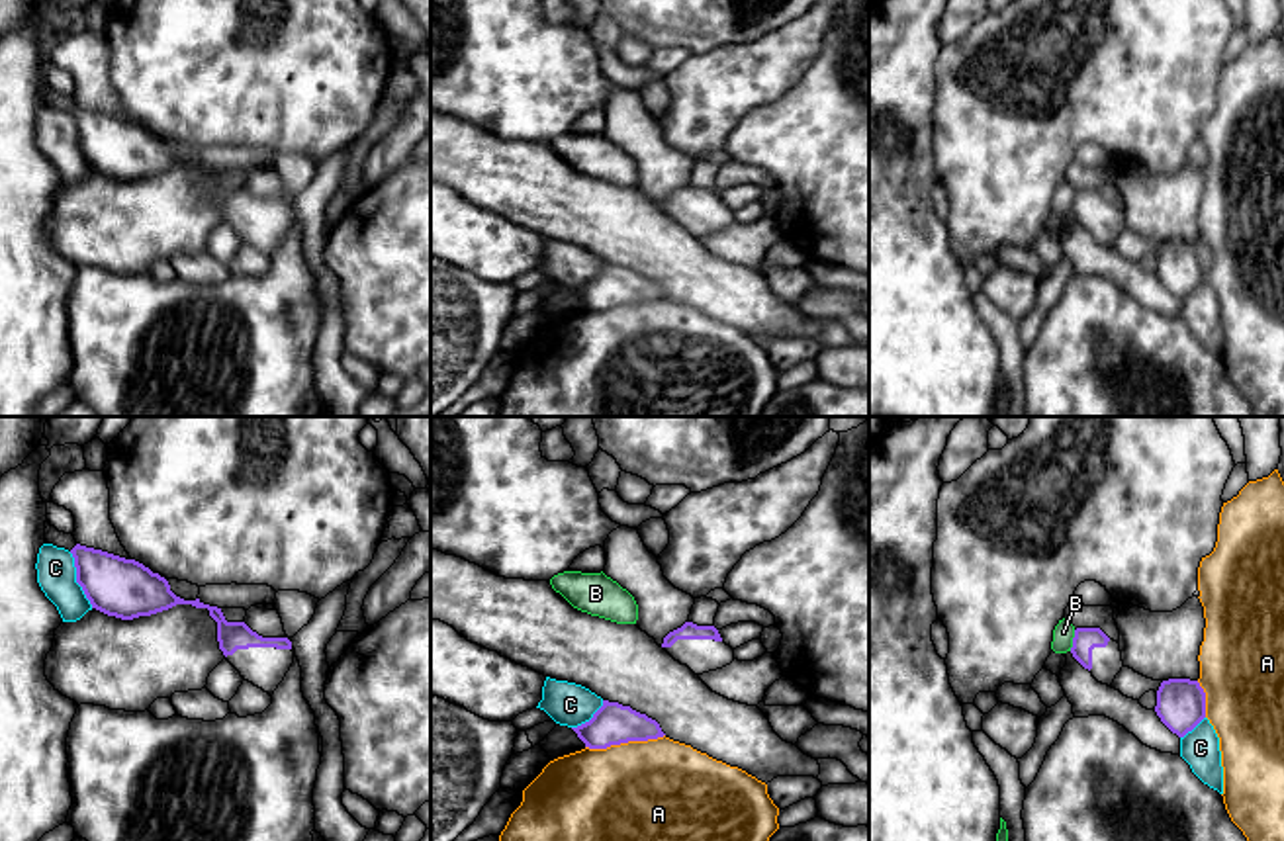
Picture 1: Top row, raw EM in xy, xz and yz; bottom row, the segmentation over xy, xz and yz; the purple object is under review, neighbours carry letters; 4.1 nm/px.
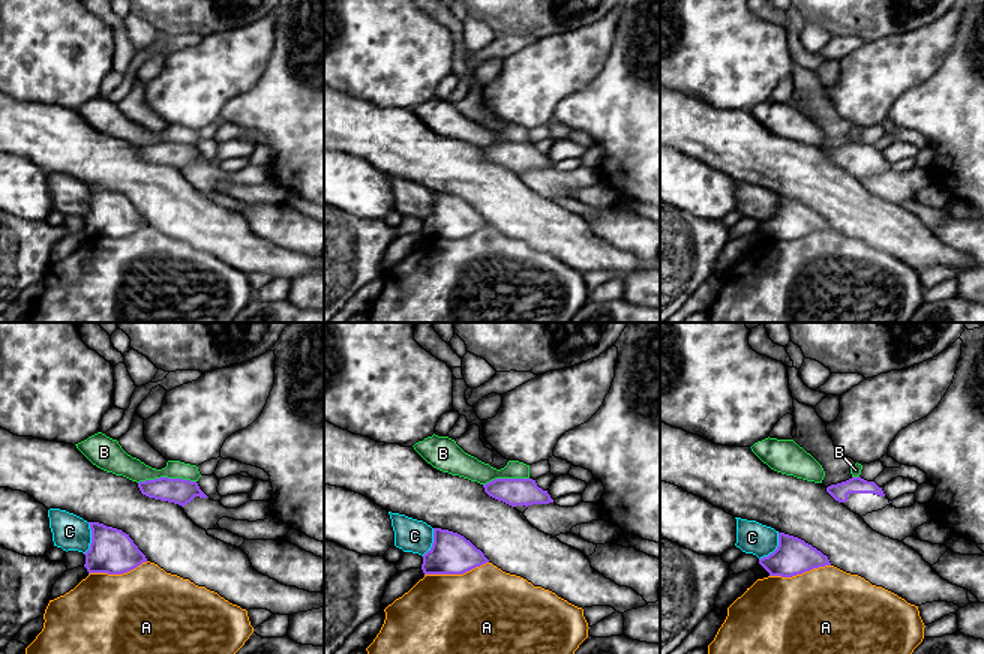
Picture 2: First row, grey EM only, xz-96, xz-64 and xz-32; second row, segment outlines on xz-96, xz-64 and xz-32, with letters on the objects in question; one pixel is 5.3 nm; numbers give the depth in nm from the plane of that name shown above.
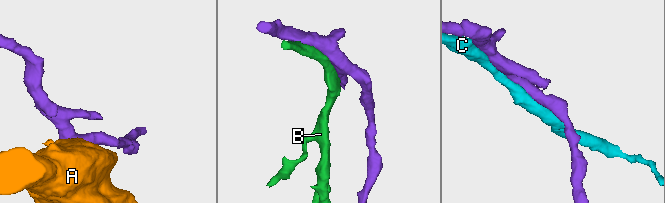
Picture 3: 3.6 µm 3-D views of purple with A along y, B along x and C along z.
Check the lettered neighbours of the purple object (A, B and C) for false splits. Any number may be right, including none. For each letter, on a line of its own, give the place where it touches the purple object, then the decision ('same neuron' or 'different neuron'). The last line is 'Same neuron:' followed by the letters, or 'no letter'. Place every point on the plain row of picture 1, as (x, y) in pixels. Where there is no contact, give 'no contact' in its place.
A: meets purple in xz at (625, 304); different neuron
B: meets purple in yz at (1073, 202); different neuron
C: meets purple in xy at (77, 141); different neuron
Same neuron: no letter

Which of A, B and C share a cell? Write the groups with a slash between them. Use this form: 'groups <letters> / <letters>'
groups A / B / C

